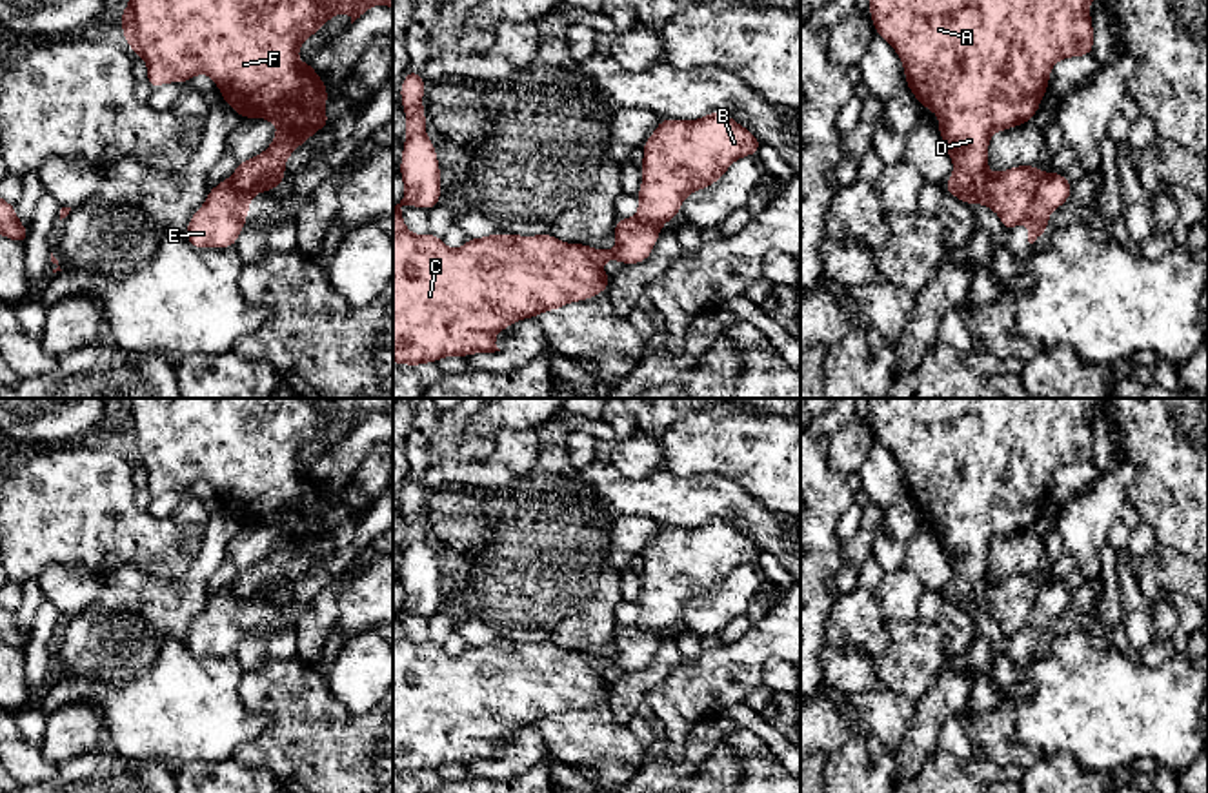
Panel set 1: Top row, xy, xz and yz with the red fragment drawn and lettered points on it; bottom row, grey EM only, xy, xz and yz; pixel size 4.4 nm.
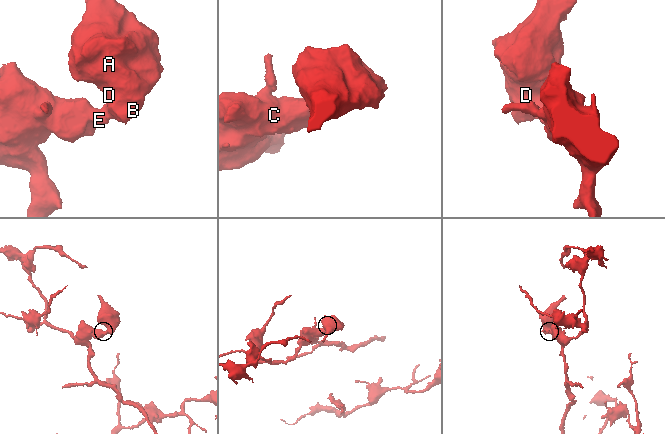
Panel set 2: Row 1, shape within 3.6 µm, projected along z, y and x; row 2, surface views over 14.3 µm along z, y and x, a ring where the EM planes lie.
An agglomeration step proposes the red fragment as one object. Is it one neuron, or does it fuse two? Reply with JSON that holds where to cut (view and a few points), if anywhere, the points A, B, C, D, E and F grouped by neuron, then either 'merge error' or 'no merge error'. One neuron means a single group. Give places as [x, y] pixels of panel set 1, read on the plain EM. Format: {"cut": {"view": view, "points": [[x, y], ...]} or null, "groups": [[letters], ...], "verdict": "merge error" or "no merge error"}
{"cut": {"view": "yz", "points": [[1043, 581], [1025, 626]]}, "groups": [["A", "B", "D", "F"], ["C", "E"]], "verdict": "merge error"}

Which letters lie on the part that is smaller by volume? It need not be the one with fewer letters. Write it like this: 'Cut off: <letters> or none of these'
Cut off: A, B, D, F

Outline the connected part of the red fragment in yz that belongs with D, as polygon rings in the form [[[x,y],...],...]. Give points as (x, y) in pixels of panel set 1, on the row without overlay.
[[[868,398],[875,442],[884,446],[904,473],[906,495],[921,515],[939,524],[939,540],[953,569],[944,597],[966,609],[984,611],[995,618],[1004,638],[1015,637],[1030,620],[1042,578],[1033,571],[1015,573],[1002,580],[988,578],[988,553],[995,538],[1032,529],[1048,498],[1055,469],[1093,462],[1093,431],[1090,411],[1106,398]]]

